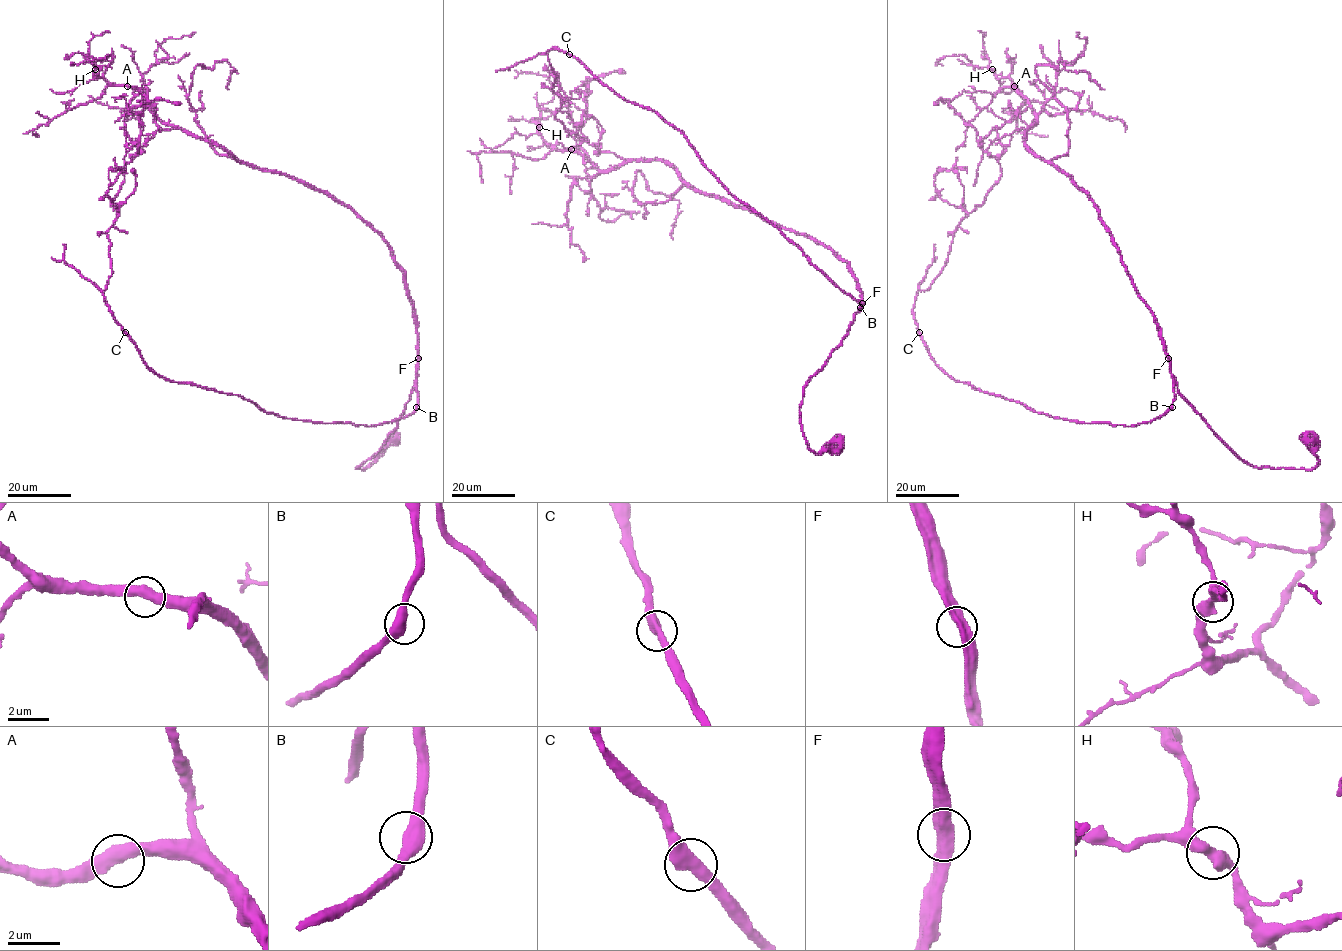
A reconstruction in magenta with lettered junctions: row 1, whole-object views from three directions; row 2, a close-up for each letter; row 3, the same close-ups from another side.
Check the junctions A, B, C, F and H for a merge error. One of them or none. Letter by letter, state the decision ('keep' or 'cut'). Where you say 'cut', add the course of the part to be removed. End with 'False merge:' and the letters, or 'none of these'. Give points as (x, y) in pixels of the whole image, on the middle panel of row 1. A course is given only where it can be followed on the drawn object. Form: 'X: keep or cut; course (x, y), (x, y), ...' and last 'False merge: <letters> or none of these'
A: keep
B: keep
C: keep
F: keep
H: keep
False merge: none of these

